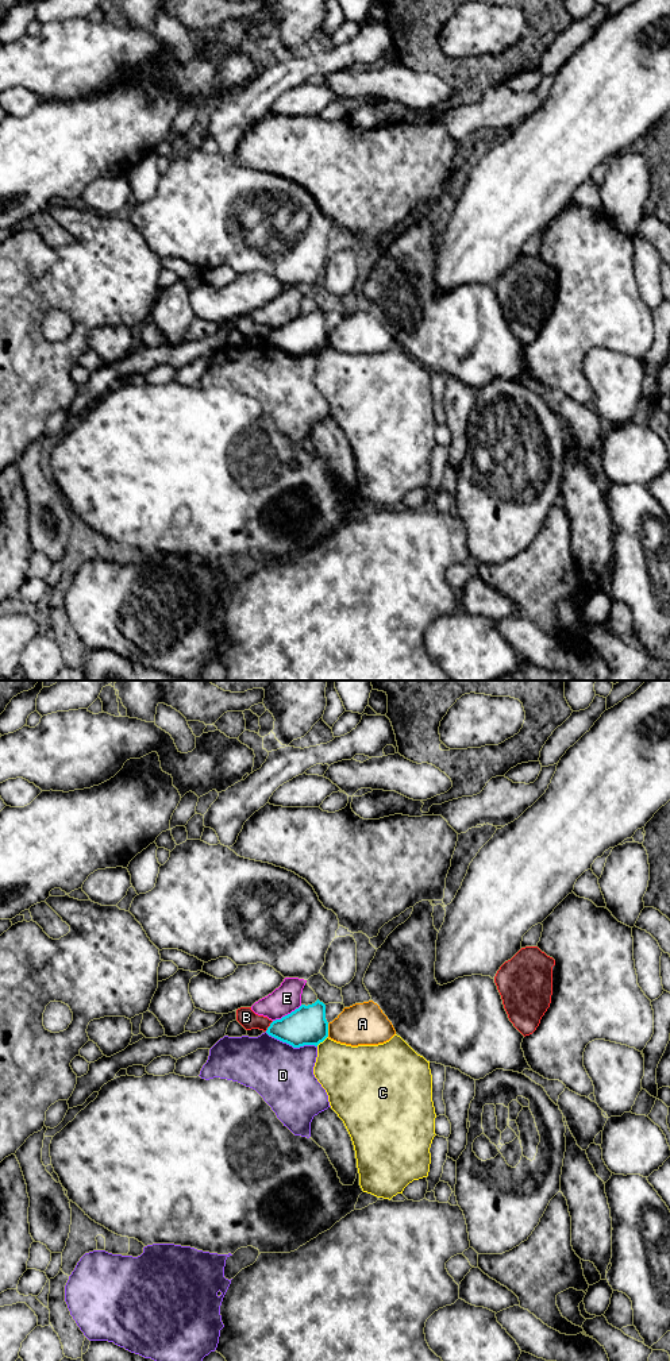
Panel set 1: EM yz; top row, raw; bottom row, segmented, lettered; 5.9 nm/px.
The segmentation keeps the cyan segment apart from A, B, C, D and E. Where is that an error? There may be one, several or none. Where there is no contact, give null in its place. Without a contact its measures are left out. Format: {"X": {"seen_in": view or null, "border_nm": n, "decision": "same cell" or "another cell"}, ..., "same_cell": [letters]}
{"A": {"seen_in": "yz", "border_nm": 80, "decision": "another cell"}, "B": {"seen_in": "yz", "border_nm": 80, "decision": "another cell"}, "C": {"seen_in": "yz", "border_nm": 90, "decision": "another cell"}, "D": {"seen_in": "yz", "border_nm": 320, "decision": "another cell"}, "E": {"seen_in": "yz", "border_nm": 200, "decision": "another cell"}, "same_cell": []}

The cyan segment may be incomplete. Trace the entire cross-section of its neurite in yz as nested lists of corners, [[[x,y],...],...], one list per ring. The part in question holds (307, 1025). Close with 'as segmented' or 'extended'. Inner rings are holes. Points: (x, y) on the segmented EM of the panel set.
[[[319,999],[308,1006],[301,1005],[290,1014],[273,1021],[266,1033],[293,1048],[317,1046],[328,1037],[326,1005]]]; as segmented

